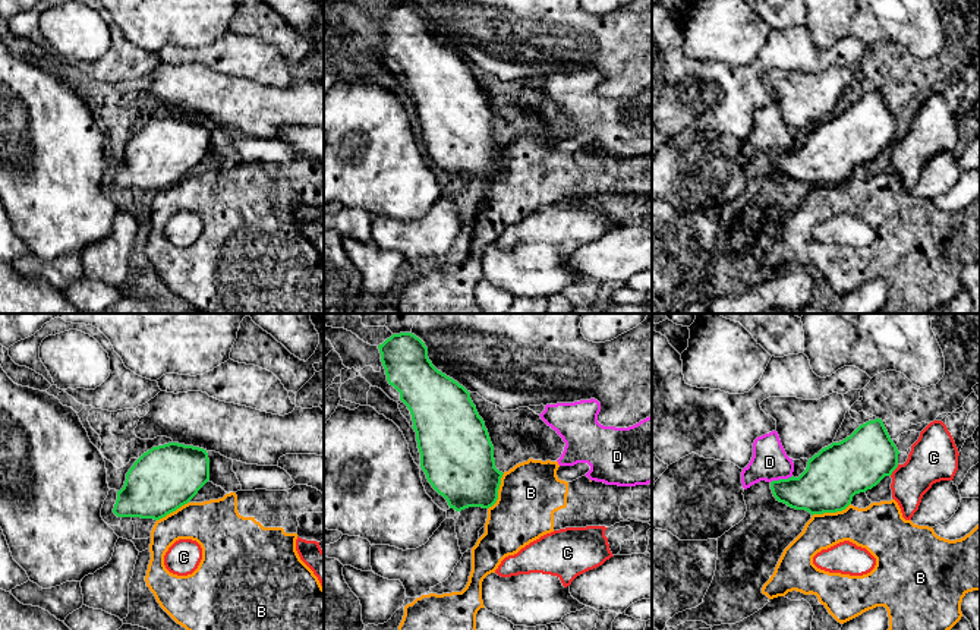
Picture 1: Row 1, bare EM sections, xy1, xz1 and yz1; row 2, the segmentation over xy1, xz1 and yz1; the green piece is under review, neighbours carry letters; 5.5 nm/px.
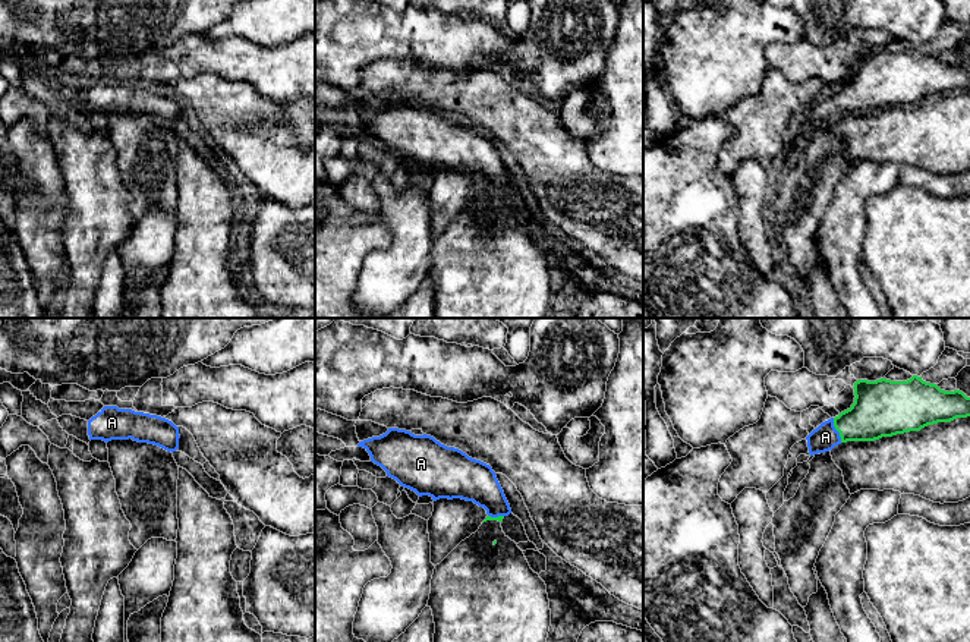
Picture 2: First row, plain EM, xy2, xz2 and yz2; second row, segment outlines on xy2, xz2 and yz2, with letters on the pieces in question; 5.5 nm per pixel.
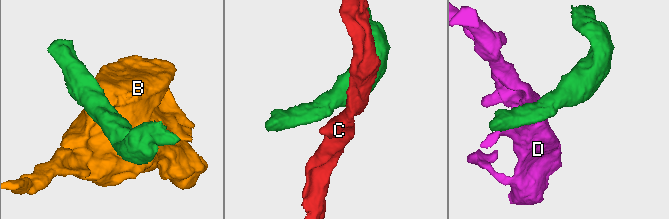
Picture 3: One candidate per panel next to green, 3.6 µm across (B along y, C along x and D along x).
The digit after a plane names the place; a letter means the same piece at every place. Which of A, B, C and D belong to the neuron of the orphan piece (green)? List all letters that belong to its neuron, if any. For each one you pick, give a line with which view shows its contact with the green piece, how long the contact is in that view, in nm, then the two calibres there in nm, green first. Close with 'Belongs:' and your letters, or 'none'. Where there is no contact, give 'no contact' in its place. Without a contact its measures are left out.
A: contact in yz2; length 140 nm; calibres 280 and 150 nm
Belongs: A

